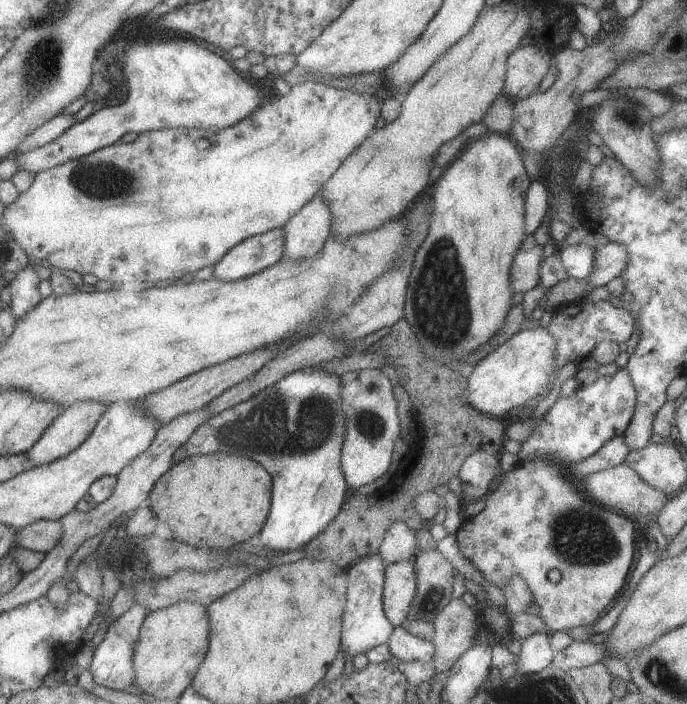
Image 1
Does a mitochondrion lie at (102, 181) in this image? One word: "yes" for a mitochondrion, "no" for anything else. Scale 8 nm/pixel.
yes

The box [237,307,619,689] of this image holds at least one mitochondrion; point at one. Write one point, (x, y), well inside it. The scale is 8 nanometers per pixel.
(370, 426)

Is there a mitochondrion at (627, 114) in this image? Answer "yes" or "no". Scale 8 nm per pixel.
yes

